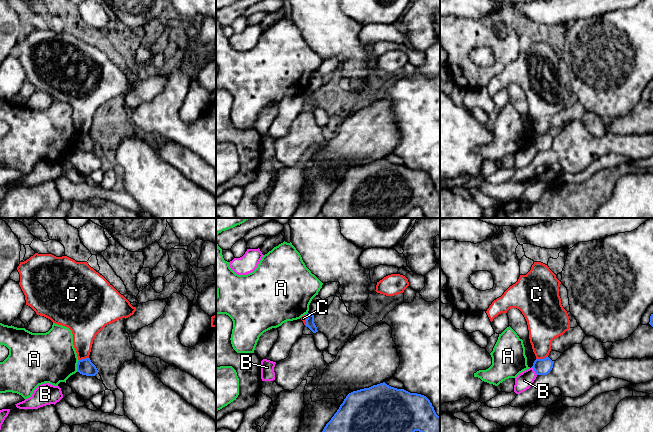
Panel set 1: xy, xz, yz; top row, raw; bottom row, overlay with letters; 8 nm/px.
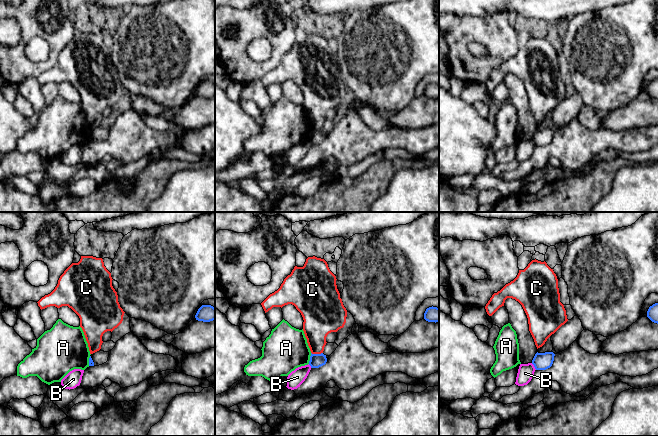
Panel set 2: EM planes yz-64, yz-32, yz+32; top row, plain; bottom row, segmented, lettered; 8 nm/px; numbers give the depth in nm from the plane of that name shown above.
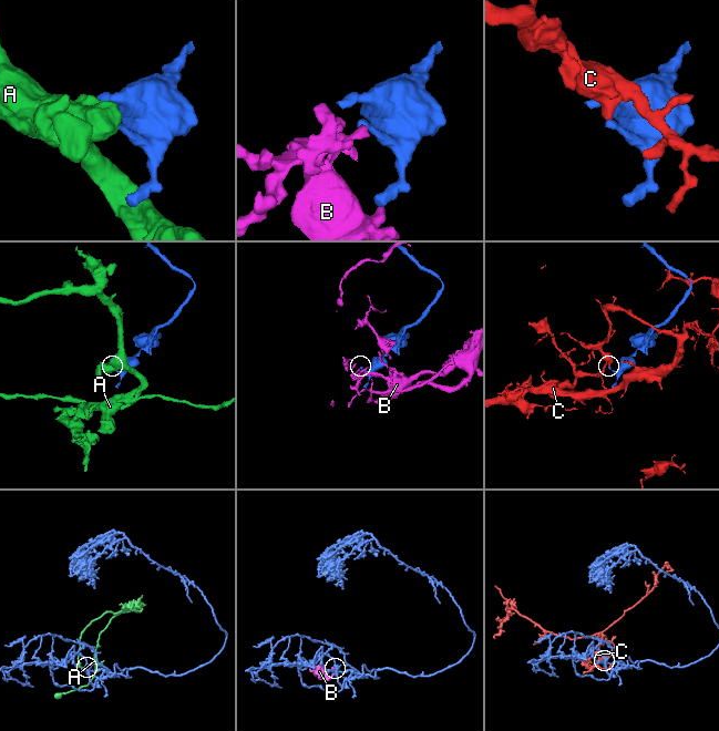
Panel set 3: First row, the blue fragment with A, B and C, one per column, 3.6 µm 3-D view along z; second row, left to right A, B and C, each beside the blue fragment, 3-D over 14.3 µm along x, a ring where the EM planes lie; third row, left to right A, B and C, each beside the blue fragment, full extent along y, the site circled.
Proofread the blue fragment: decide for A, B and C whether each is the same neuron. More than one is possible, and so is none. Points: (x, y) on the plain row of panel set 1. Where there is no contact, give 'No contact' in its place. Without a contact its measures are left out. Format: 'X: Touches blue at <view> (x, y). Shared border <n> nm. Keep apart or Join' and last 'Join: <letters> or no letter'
A: Touches blue at xy (77, 142). Shared border 100 nm. Keep apart
B: Touches blue at yz (534, 146). Shared border 80 nm. Keep apart
C: Touches blue at yz (541, 135). Shared border 100 nm. Keep apart
Join: no letter

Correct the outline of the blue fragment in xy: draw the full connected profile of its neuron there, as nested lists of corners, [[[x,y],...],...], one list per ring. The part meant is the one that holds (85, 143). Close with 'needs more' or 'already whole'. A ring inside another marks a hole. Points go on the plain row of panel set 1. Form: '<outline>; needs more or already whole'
[[[90,134],[78,137],[77,148],[86,152],[95,152],[98,150],[96,142],[91,138]]]; already whole

